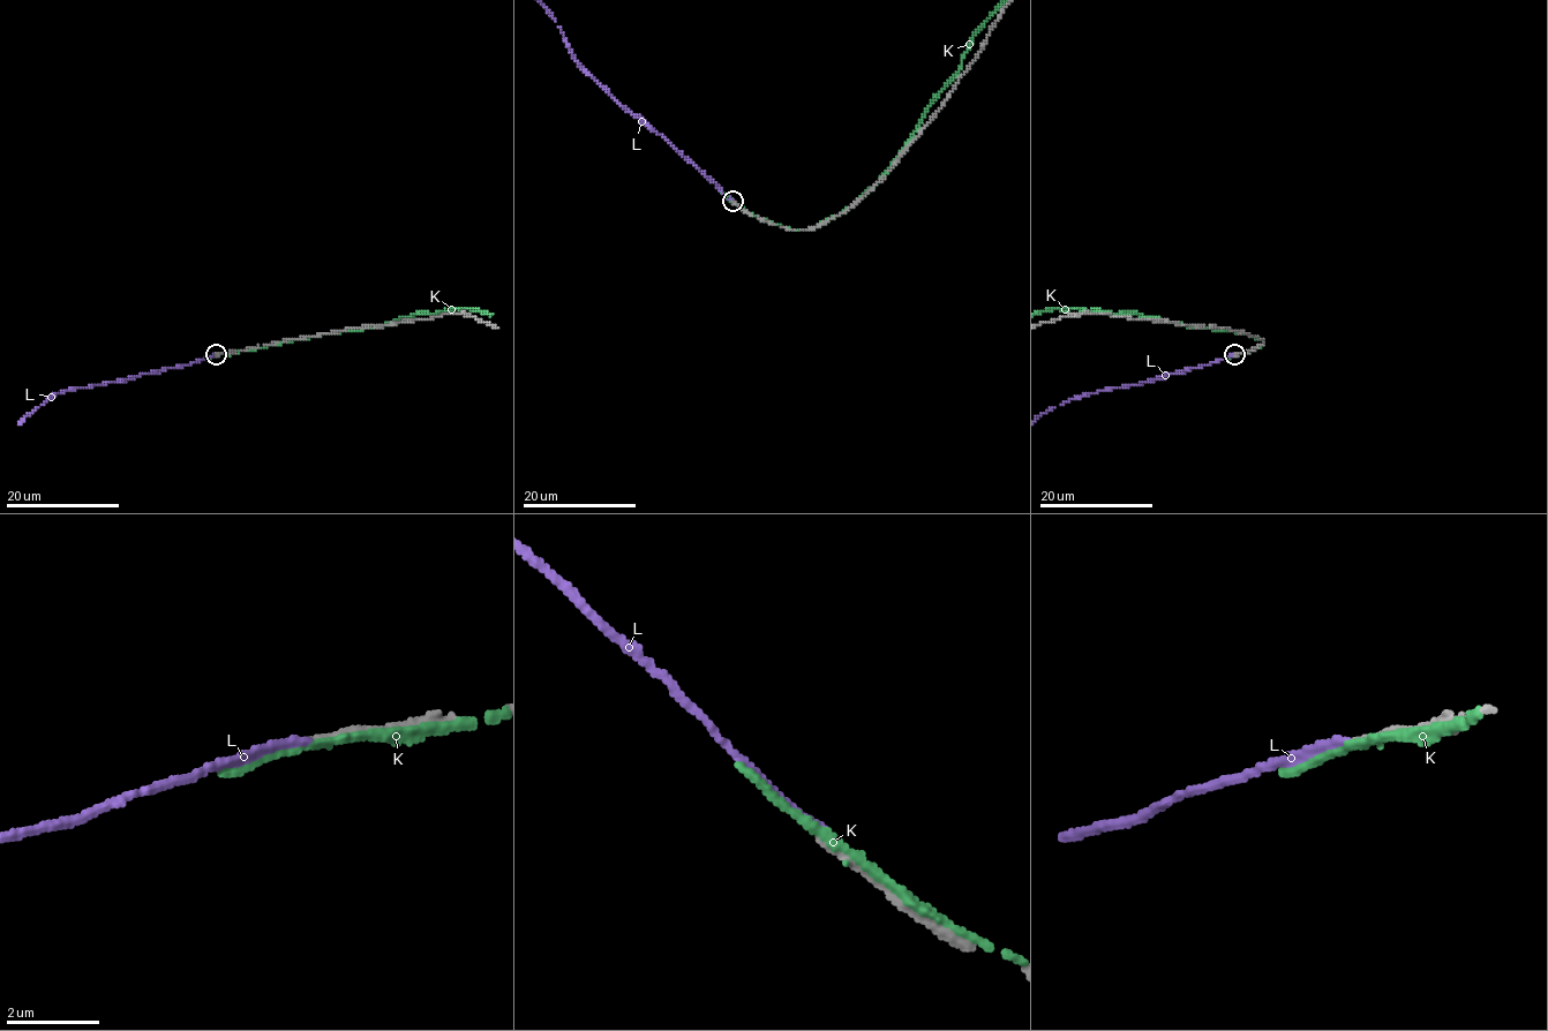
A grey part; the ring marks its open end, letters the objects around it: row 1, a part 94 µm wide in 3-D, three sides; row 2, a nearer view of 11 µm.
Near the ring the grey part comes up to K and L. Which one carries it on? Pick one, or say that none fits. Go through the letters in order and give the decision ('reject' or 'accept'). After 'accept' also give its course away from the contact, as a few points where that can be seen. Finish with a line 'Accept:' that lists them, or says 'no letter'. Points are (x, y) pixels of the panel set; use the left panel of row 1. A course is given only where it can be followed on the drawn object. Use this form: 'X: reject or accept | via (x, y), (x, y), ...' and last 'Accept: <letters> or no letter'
K: reject
L: reject
Accept: no letter

